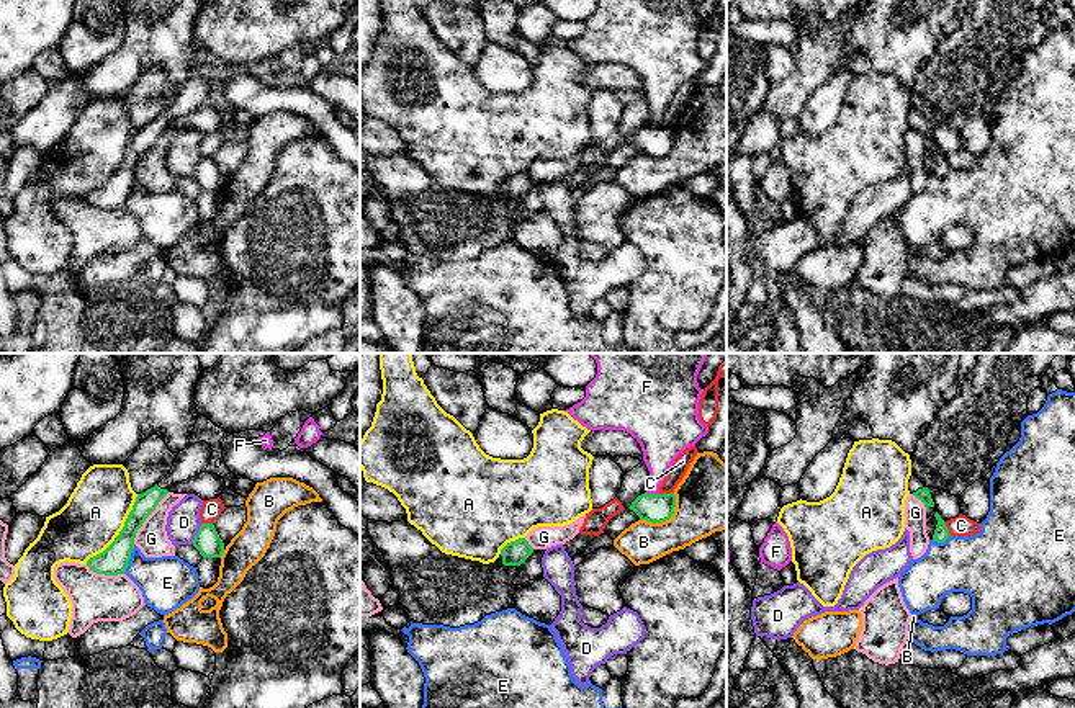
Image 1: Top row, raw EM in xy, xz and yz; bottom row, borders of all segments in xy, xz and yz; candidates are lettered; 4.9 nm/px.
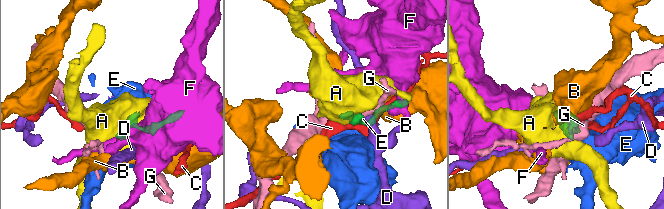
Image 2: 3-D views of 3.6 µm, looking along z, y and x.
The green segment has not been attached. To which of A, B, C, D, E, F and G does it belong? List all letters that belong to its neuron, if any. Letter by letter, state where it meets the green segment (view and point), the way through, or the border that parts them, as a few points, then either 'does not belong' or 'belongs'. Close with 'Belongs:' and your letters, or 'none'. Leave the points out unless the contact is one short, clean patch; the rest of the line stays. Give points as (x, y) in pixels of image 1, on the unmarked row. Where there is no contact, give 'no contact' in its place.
A: contact xy (120, 165); does not belong
B: contact xz (666, 152); does not belong
C: contact xz (665, 128); does not belong
D: contact xy (197, 167); border xy (203, 157), (192, 177); does not belong
E: contact xy (130, 192); does not belong
F: contact xz (652, 128); border xz (647, 125), (656, 128); does not belong
G: contact xy (146, 151); does not belong
Belongs: none

